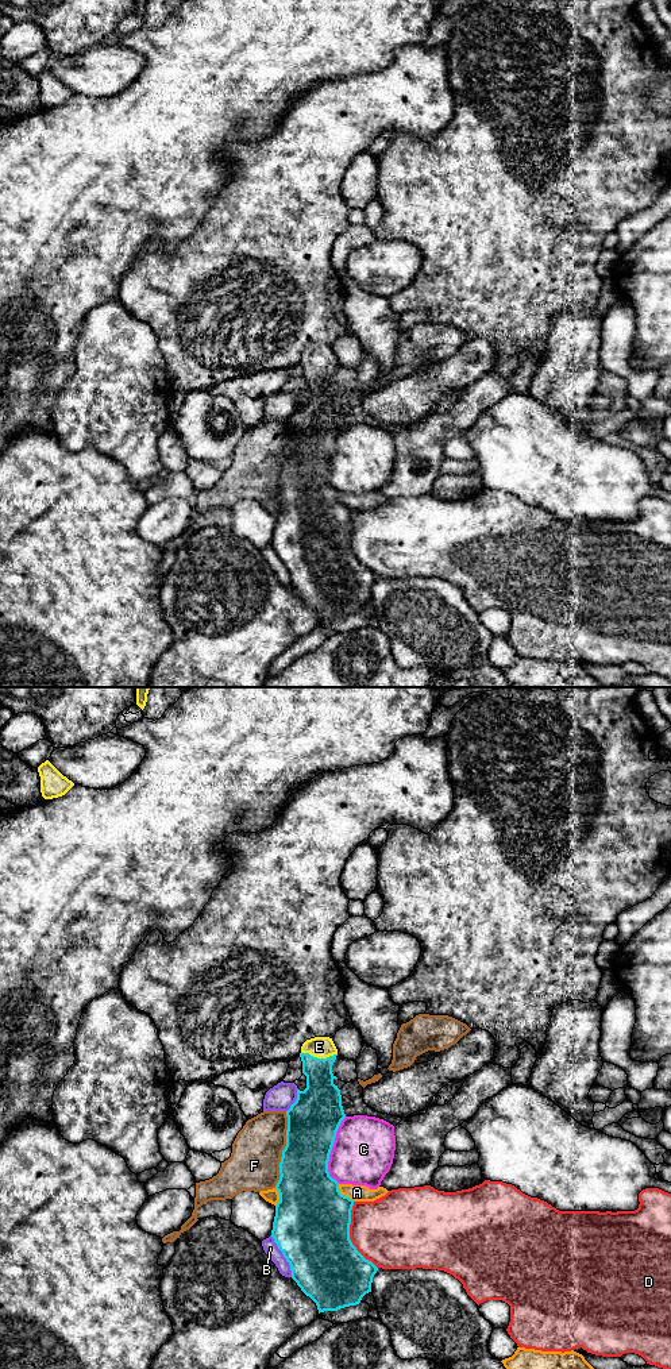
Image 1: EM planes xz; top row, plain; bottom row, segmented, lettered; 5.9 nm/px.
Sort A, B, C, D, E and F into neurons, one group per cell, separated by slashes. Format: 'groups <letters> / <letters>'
groups A / B / C / D / E / F

